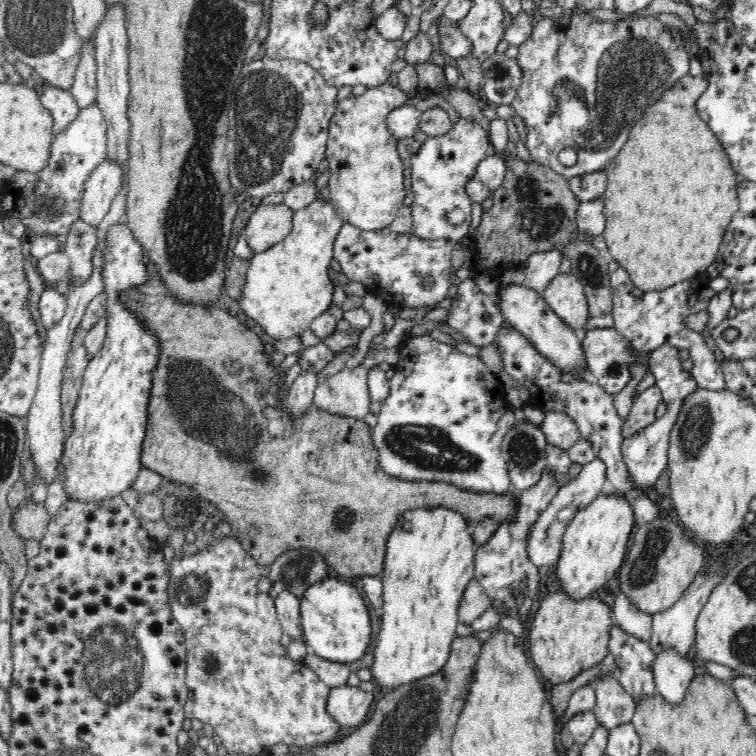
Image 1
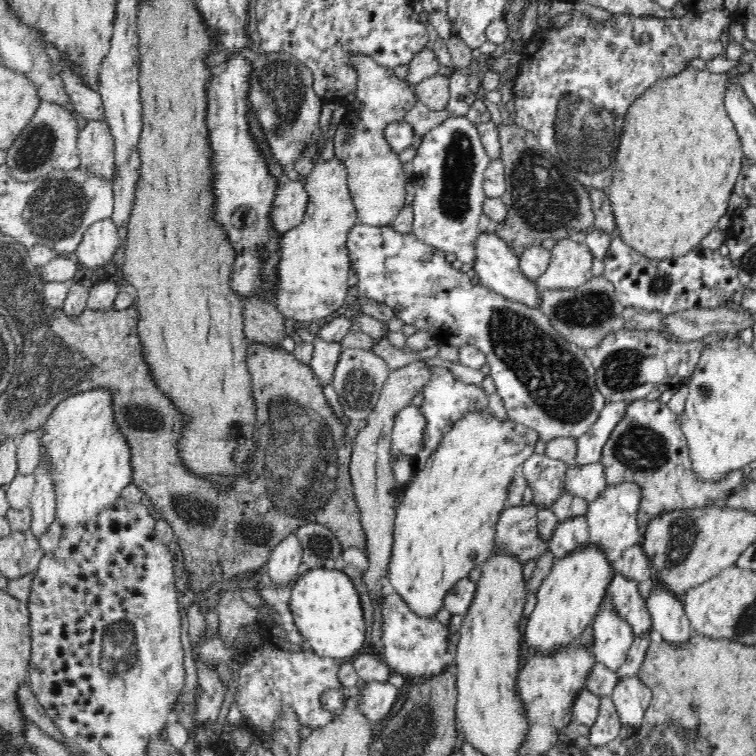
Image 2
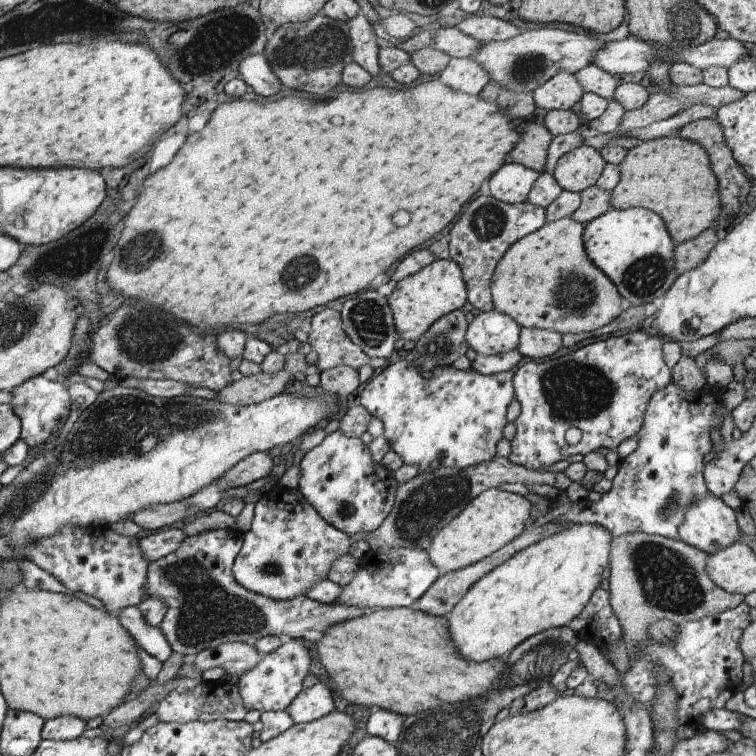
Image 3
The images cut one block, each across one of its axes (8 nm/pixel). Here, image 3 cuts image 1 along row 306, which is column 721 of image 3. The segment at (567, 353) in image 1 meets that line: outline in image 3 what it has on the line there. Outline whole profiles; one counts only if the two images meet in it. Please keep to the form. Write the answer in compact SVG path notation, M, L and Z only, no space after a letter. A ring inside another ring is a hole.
M709 493L685 512L678 538L707 555L741 541L735 511Z

